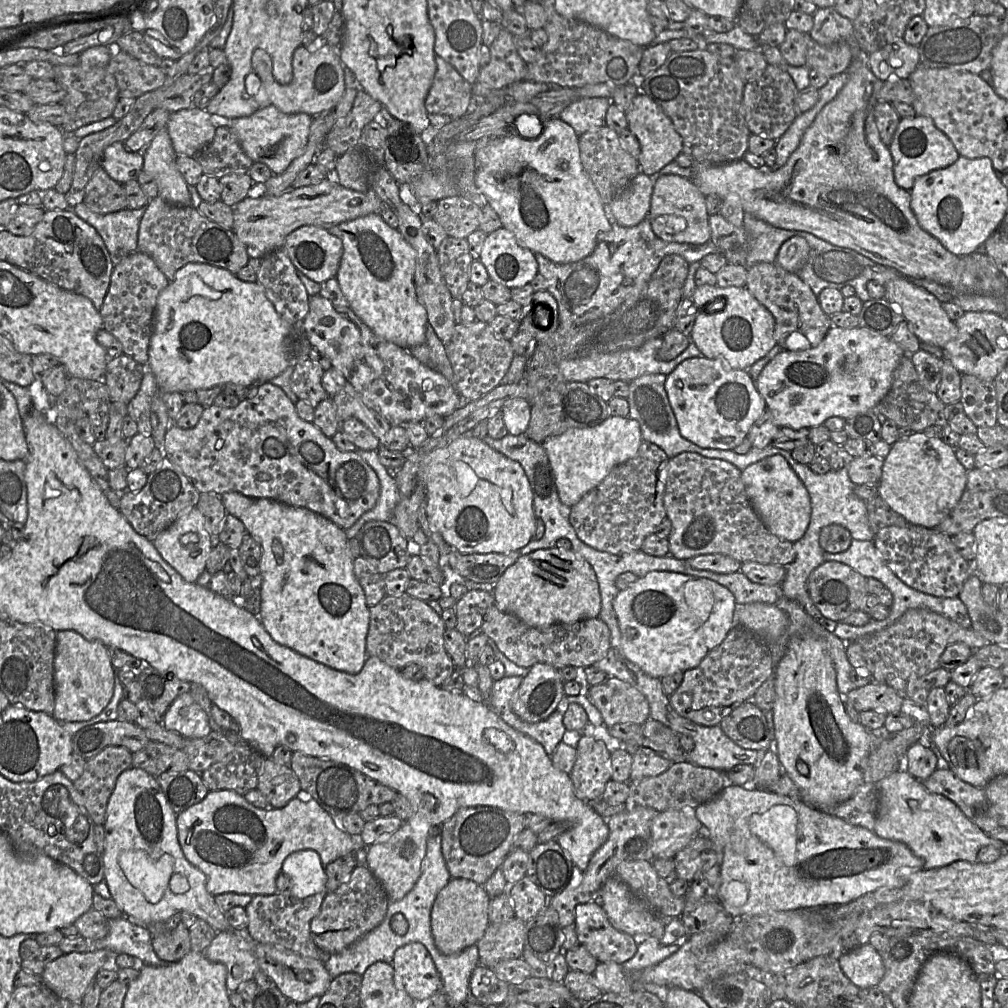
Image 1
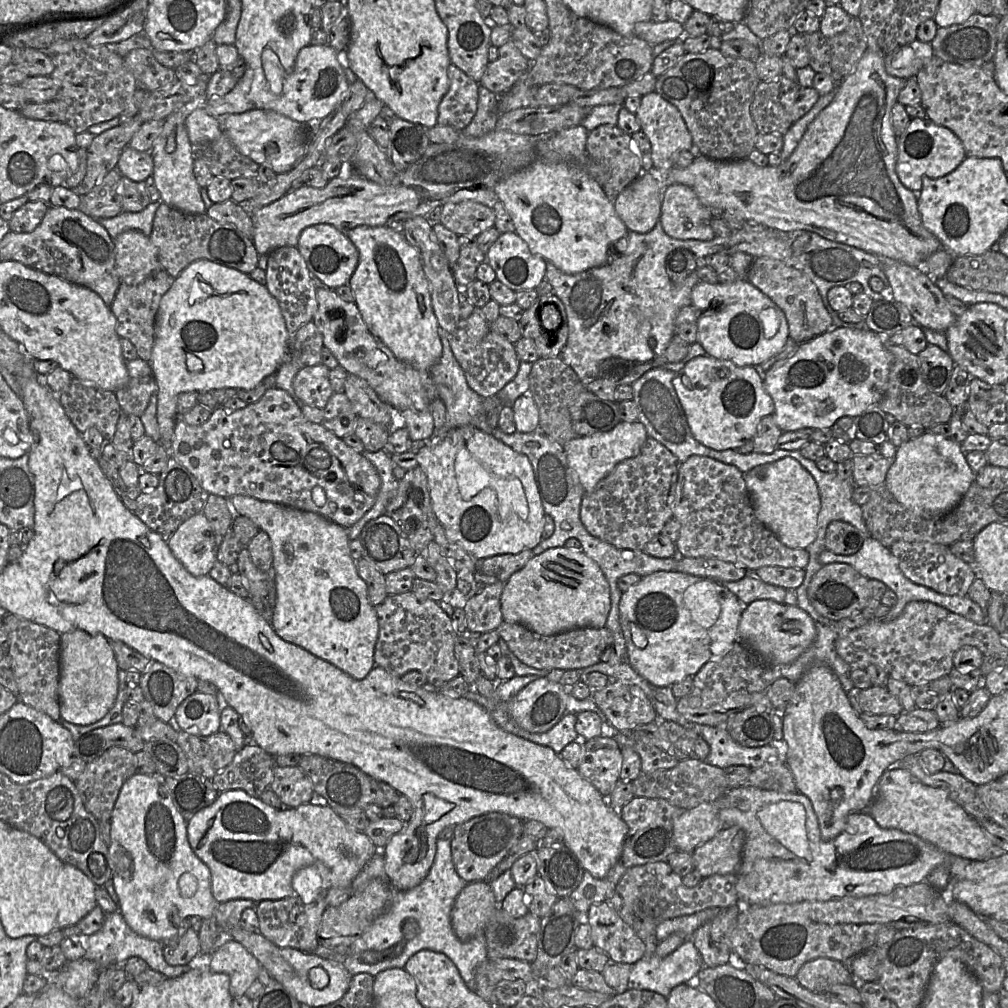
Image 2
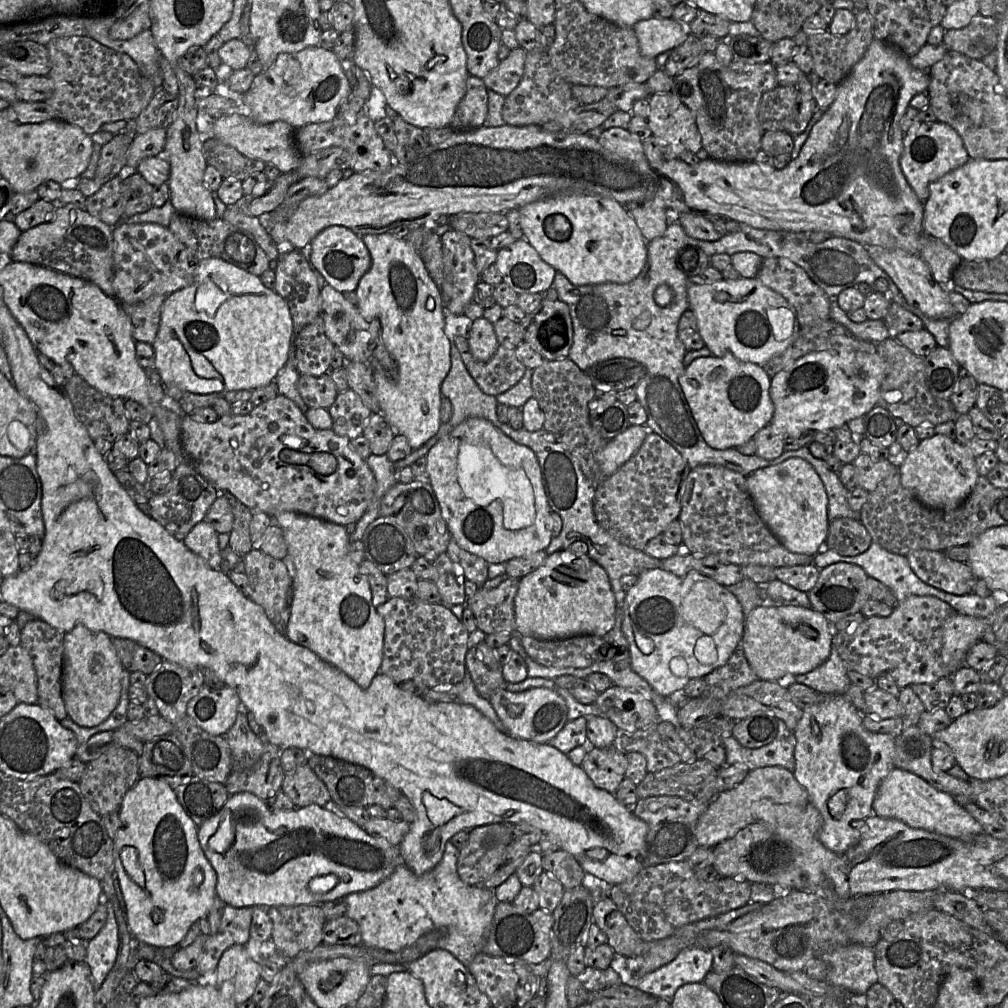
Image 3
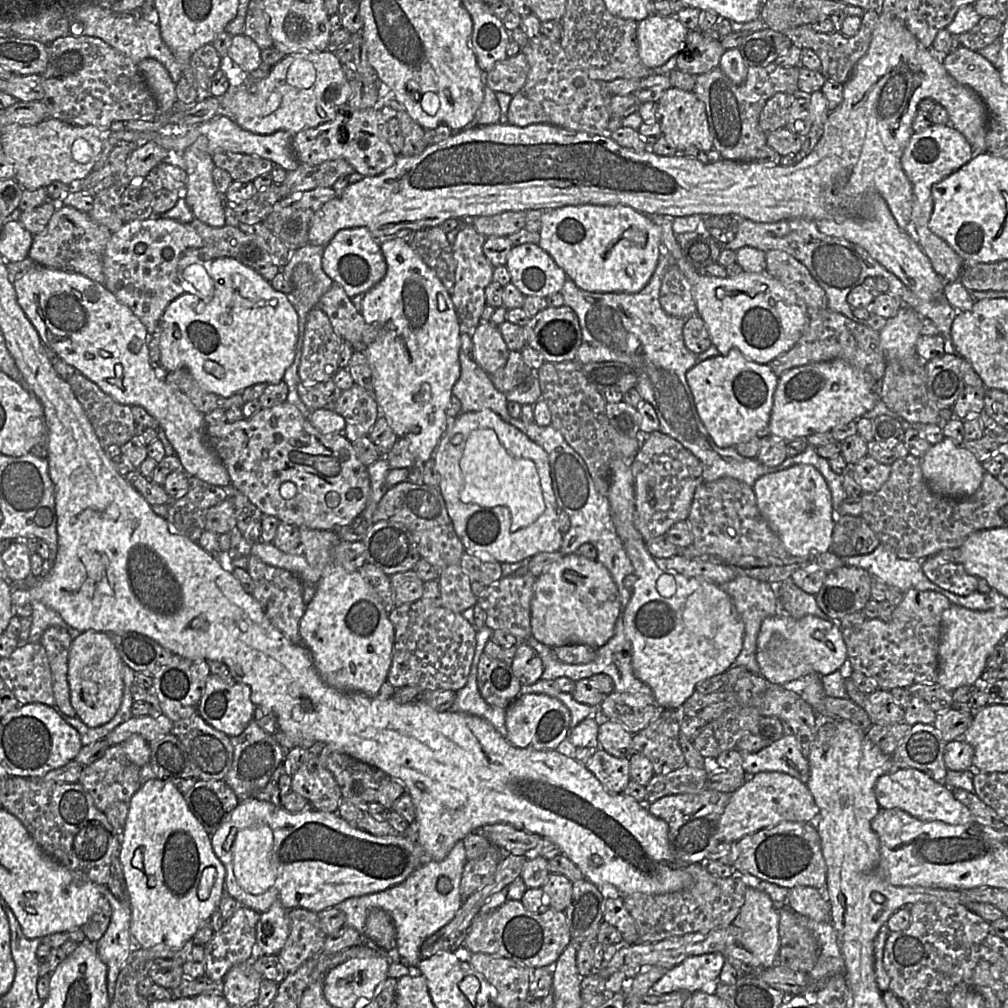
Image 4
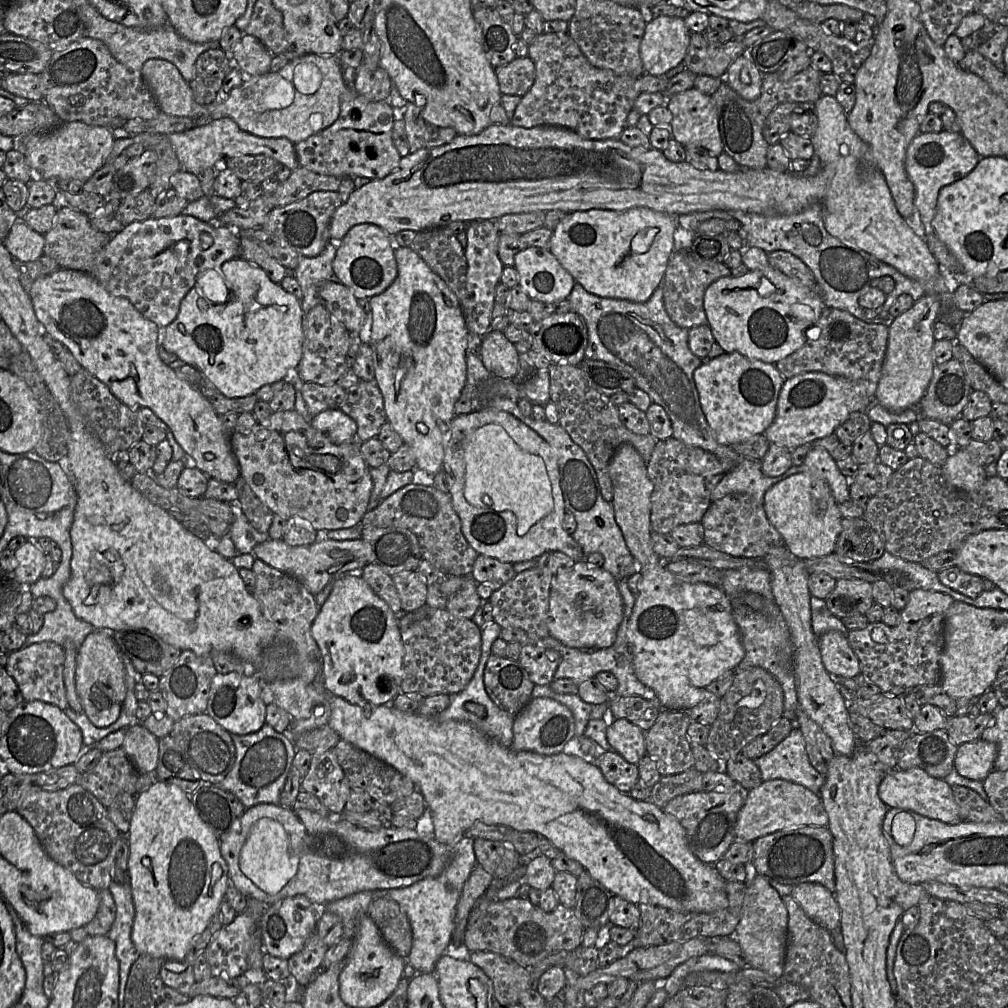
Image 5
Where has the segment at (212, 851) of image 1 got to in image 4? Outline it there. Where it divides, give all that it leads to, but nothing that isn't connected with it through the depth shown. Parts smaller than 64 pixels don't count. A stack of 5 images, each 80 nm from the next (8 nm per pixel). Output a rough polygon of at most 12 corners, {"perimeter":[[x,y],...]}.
{"perimeter":[[239,802],[211,834],[225,892],[319,913],[429,862],[338,813]]}

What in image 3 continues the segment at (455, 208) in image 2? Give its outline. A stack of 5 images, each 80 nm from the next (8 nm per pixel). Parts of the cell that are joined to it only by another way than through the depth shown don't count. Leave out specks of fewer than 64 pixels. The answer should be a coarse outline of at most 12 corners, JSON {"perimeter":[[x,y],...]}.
{"perimeter":[[462,212],[448,226],[471,238],[508,230],[505,213]]}

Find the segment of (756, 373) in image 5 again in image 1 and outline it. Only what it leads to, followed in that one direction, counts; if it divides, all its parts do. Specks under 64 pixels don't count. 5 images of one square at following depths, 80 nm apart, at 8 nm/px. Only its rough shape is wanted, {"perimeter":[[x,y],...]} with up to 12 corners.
{"perimeter":[[685,359],[664,387],[680,434],[733,450],[767,410],[748,371]]}

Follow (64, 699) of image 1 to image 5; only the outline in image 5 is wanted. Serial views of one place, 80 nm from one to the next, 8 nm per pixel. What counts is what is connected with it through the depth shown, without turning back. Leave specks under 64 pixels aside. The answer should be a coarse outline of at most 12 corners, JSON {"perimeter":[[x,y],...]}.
{"perimeter":[[113,637],[77,651],[76,693],[98,728],[119,718],[125,667]]}

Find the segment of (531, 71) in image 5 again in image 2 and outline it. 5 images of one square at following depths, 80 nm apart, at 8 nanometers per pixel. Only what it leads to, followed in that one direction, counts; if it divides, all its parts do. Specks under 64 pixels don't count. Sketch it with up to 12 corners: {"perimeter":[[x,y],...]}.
{"perimeter":[[510,39],[498,47],[479,84],[508,92],[529,61]]}

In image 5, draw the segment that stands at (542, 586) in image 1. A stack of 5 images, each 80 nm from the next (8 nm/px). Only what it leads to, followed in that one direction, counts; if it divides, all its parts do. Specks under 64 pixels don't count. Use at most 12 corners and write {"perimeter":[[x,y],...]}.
{"perimeter":[[585,560],[551,583],[548,629],[567,647],[610,647],[624,604]]}

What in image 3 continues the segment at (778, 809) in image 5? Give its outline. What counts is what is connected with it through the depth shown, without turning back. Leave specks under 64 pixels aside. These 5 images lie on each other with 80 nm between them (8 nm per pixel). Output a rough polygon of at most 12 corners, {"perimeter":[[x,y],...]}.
{"perimeter":[[749,771],[708,803],[698,847],[713,848],[757,822],[762,800],[810,802],[791,771]]}

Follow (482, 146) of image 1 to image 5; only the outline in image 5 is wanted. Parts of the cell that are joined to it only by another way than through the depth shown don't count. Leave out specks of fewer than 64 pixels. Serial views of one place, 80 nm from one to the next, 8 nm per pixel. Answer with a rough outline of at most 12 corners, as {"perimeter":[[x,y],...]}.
{"perimeter":[[568,213],[548,250],[588,292],[643,303],[677,216]]}

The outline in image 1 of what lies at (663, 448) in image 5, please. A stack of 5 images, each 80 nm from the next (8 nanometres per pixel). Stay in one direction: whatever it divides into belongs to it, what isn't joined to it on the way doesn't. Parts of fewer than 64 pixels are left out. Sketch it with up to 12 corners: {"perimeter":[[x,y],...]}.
{"perimeter":[[642,441],[571,507],[578,539],[641,550],[667,518],[667,454]]}

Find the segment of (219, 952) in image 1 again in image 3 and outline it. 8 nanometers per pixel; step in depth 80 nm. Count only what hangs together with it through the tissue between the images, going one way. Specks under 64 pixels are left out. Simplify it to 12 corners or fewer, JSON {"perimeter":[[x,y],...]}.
{"perimeter":[[245,945],[222,954],[216,986],[239,1005],[251,999],[261,966]]}

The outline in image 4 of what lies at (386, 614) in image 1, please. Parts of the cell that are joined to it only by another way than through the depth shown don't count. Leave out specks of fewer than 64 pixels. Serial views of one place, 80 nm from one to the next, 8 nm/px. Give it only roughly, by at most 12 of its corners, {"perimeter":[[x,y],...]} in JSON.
{"perimeter":[[420,599],[388,613],[387,681],[424,691],[465,686],[477,631]]}

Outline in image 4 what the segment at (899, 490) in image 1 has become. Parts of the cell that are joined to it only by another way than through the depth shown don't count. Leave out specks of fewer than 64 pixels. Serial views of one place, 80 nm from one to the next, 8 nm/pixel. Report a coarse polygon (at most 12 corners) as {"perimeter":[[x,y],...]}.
{"perimeter":[[947,437],[920,458],[933,493],[973,495],[986,472]]}

